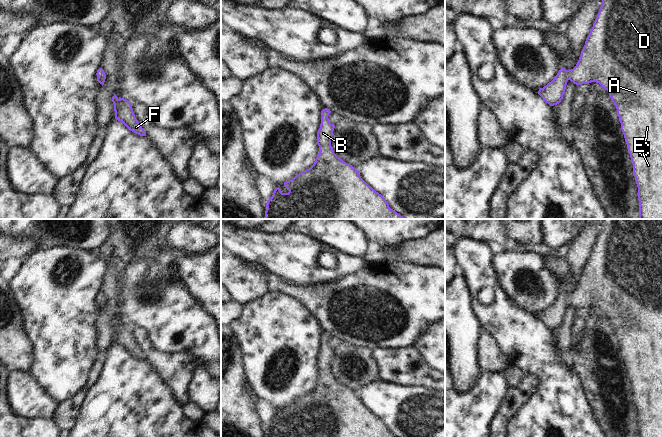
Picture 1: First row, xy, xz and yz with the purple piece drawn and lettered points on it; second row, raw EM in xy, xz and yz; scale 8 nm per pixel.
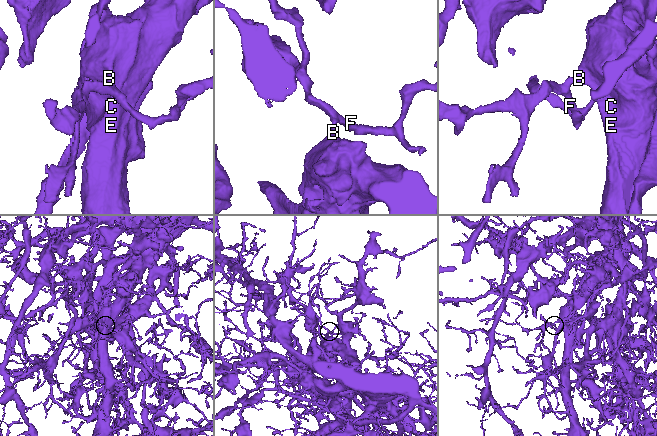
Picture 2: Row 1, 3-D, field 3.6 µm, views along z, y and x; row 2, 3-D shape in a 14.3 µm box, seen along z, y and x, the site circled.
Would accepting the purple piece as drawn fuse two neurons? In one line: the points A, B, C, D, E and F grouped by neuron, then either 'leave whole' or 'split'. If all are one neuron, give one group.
A B C D E F | leave whole

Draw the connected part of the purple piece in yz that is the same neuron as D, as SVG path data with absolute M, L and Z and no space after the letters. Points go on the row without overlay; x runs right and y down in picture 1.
M602 219L602 229L576 290L571 294L561 291L555 302L546 310L540 312L538 318L550 330L557 329L563 323L568 304L576 309L596 306L609 316L609 320L616 330L621 354L633 388L633 397L638 411L639 437L662 437L662 219Z

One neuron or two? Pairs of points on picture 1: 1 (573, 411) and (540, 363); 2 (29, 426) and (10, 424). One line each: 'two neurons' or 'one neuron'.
1: one neuron
2: one neuron

